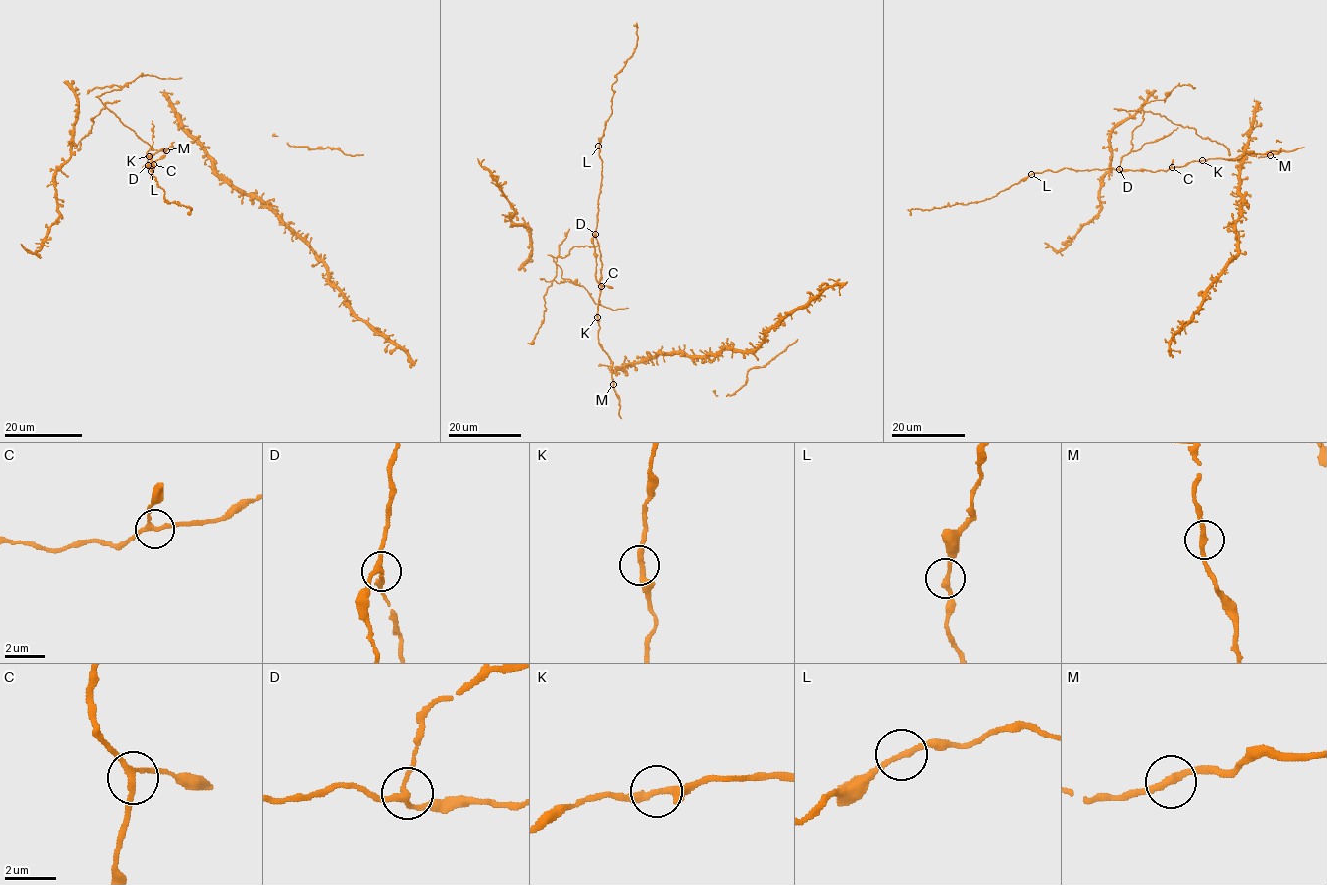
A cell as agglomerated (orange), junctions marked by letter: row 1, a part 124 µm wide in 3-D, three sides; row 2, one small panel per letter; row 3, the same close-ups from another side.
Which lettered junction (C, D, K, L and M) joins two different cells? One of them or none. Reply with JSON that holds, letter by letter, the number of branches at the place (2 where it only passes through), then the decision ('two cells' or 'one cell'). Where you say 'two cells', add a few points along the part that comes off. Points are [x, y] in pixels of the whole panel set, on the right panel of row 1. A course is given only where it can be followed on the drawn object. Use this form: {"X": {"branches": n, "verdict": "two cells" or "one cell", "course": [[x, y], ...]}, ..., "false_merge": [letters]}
{"C": {"branches": 3, "verdict": "one cell"}, "D": {"branches": 3, "verdict": "two cells", "course": [[1119, 168], [1121, 158], [1132, 148], [1132, 132], [1143, 121], [1141, 106], [1165, 98], [1176, 85], [1193, 87]]}, "K": {"branches": 2, "verdict": "one cell"}, "L": {"branches": 2, "verdict": "one cell"}, "M": {"branches": 2, "verdict": "one cell"}, "false_merge": ["D"]}

